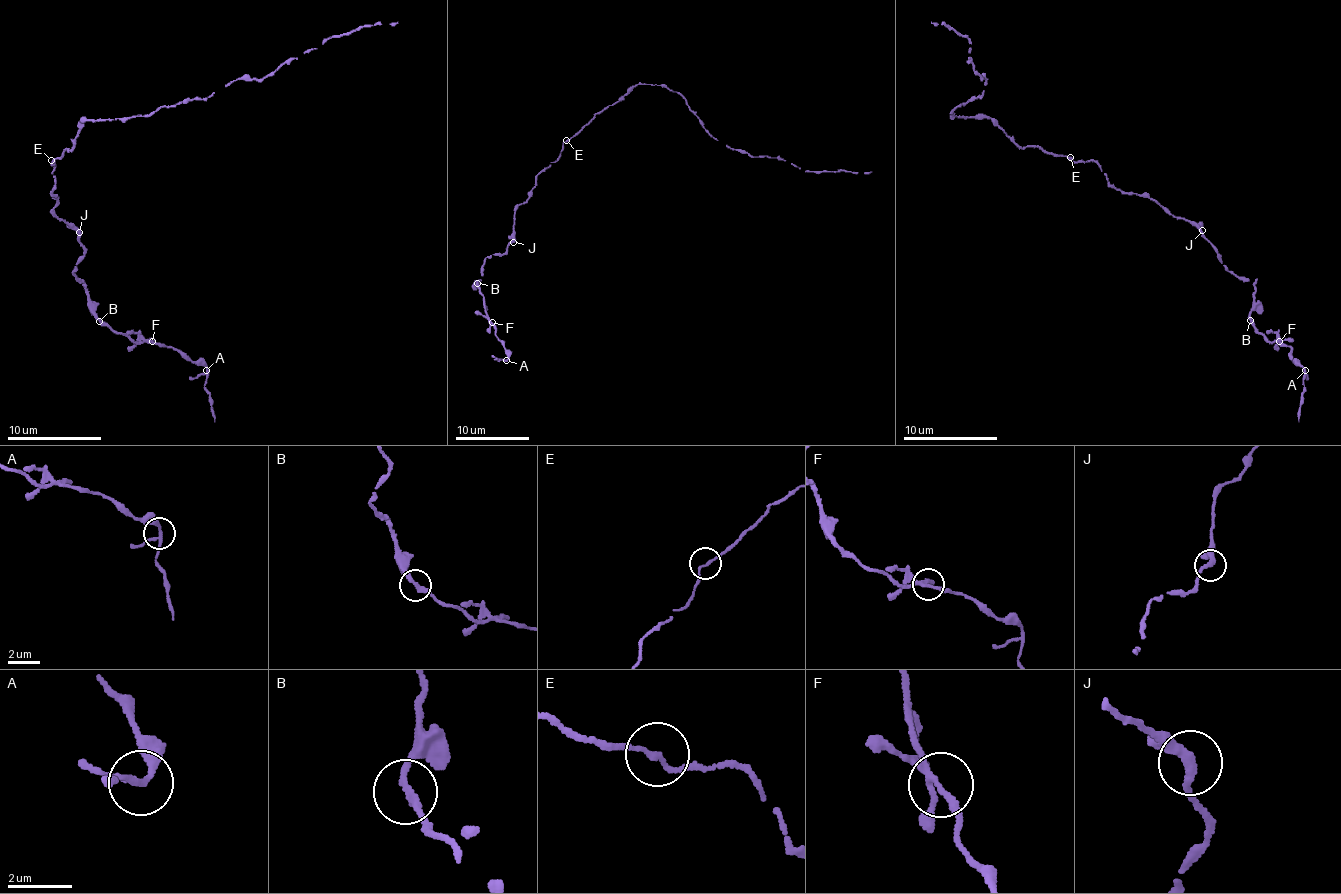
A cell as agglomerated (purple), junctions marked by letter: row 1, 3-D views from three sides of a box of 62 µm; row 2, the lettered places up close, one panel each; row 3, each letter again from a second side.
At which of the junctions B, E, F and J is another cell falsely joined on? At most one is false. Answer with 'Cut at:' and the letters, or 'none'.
Cut at: none

